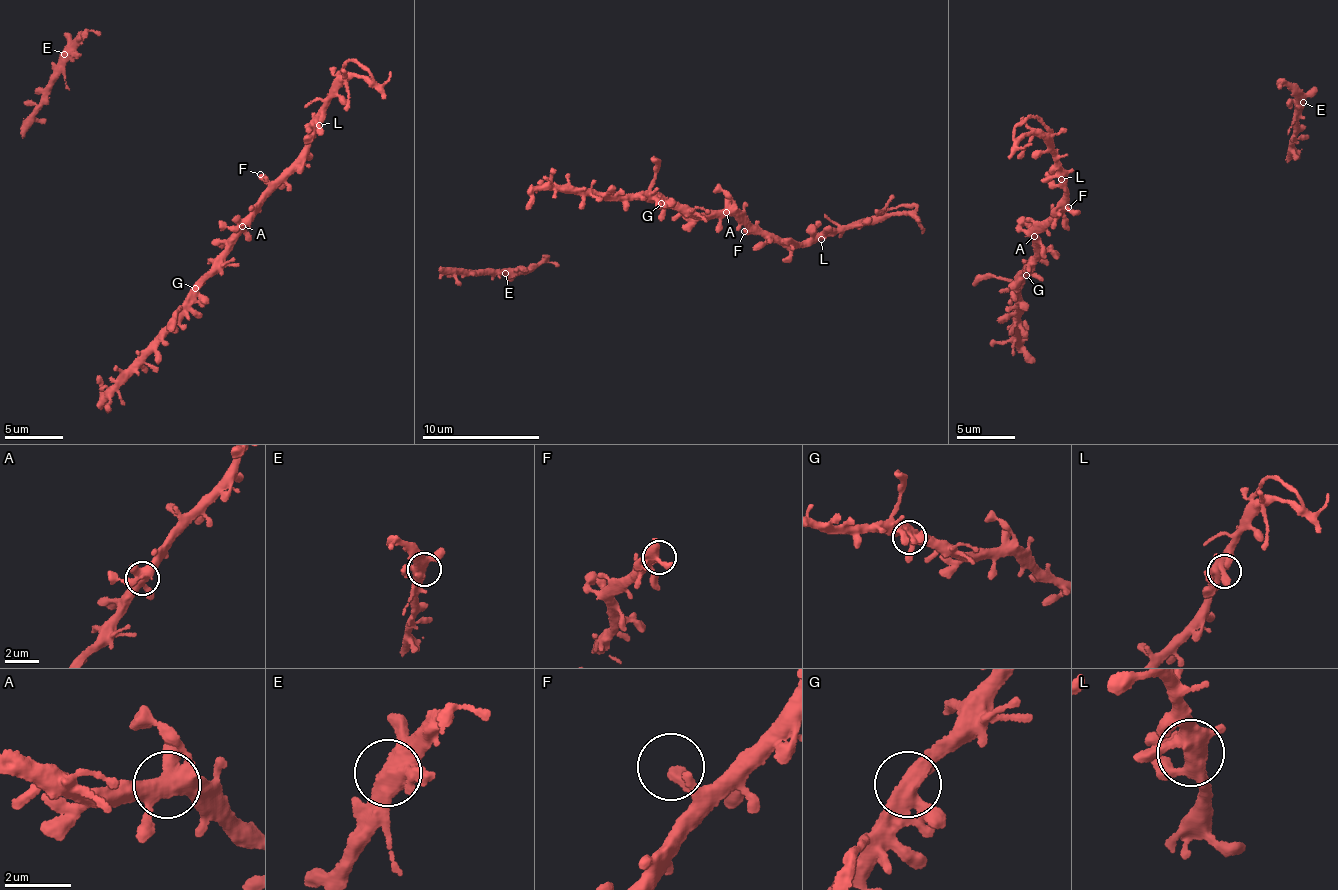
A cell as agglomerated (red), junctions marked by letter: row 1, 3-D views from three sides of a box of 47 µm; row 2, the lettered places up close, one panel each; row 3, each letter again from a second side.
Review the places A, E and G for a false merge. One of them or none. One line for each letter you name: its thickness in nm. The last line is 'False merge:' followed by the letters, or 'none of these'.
False merge: none of these

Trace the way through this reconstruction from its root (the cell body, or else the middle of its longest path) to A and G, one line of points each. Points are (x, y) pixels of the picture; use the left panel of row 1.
A: (260, 174), (266, 188), (258, 211), (242, 226)
G: (260, 174), (266, 188), (258, 211), (246, 220), (246, 228), (236, 239), (221, 267), (195, 288)

